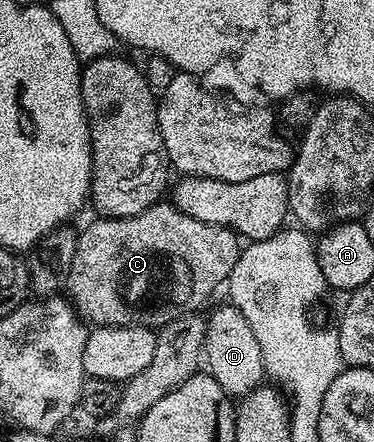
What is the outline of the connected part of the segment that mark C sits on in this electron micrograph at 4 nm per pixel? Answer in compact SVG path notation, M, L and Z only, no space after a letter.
M169 201L153 203L143 213L126 219L97 217L94 220L86 225L85 232L78 234L75 261L71 261L67 276L67 295L82 320L98 327L164 325L182 313L196 312L201 309L197 307L208 301L209 294L228 280L243 250L236 231L187 217Z

